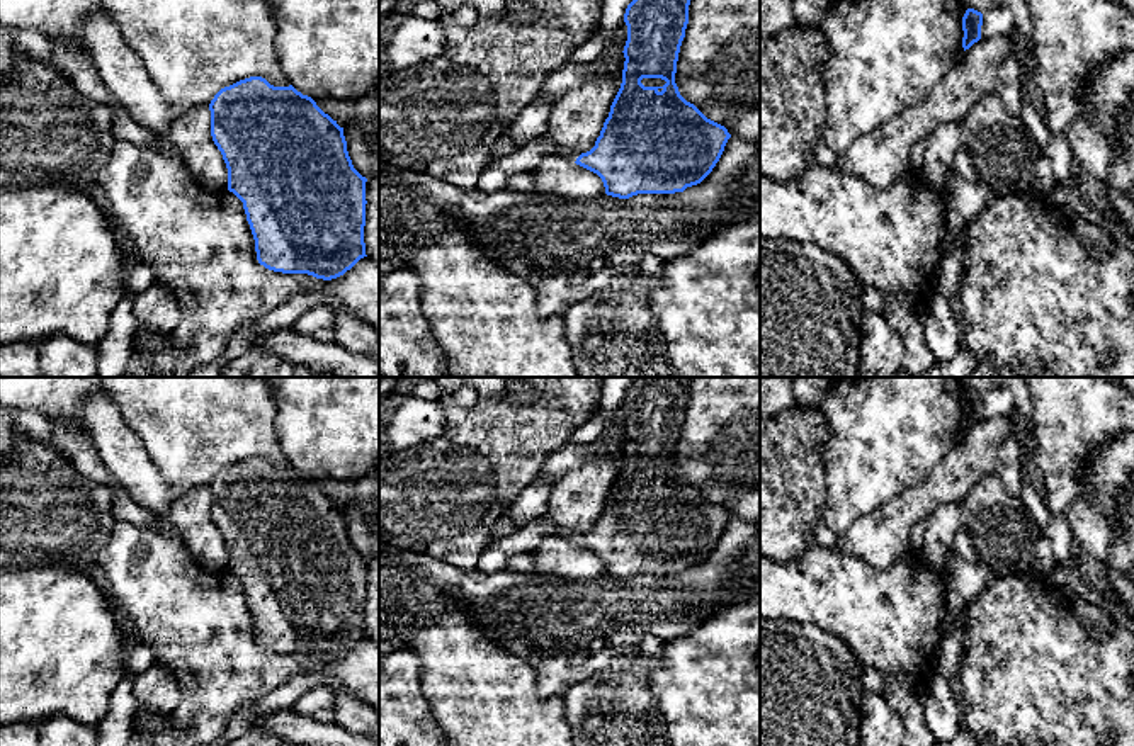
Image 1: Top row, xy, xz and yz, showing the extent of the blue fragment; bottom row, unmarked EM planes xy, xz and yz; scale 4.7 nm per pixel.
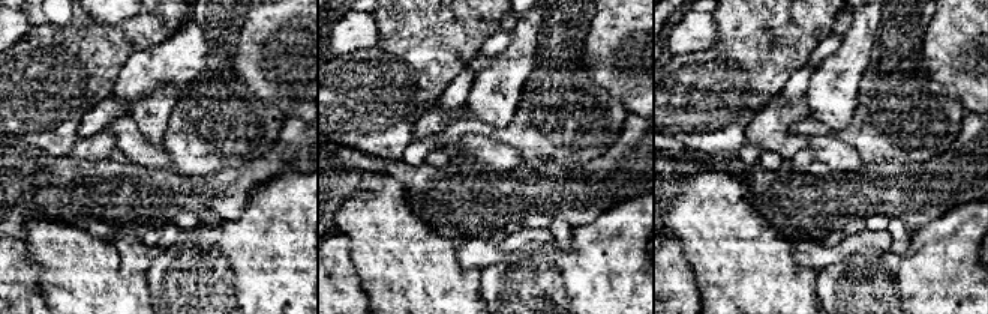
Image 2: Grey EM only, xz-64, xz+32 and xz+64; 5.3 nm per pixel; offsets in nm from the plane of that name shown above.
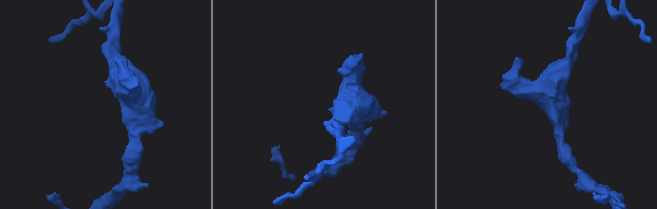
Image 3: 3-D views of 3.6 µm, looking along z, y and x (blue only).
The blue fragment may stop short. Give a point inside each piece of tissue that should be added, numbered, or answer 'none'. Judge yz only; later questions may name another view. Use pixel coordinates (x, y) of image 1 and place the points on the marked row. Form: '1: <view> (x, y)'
none

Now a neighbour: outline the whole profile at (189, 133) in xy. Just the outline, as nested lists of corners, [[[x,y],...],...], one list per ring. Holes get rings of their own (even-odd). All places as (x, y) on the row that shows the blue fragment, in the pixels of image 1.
[[[209,105],[177,116],[165,139],[182,155],[184,165],[204,189],[228,189],[228,168],[211,136]]]

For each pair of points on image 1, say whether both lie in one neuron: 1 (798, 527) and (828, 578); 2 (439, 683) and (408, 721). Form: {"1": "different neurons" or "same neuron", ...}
{"1": "different neurons", "2": "different neurons"}

